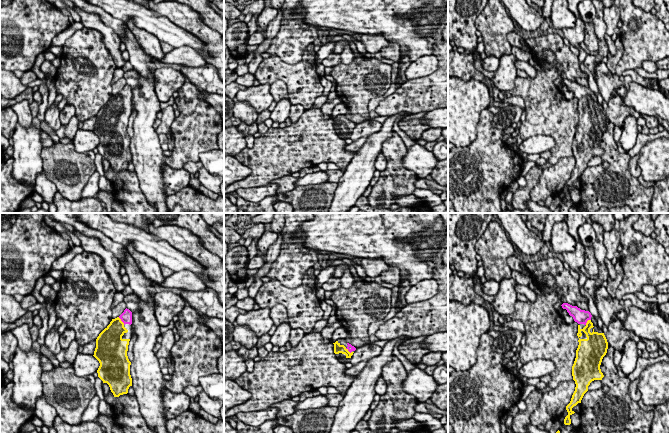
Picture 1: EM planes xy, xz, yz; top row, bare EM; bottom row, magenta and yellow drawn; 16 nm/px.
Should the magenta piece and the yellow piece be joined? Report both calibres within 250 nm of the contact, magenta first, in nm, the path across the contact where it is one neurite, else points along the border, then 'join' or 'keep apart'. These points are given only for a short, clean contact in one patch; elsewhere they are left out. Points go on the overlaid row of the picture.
190 nm thick on the magenta side, 300 nm on the other; runs through xy (126, 317), (121, 320), (115, 330); join

